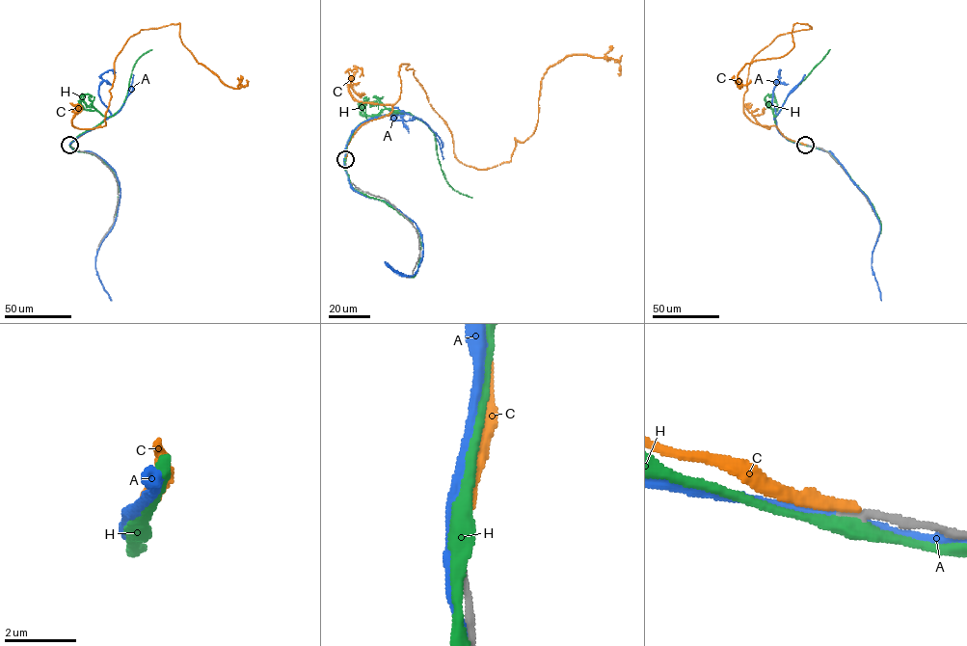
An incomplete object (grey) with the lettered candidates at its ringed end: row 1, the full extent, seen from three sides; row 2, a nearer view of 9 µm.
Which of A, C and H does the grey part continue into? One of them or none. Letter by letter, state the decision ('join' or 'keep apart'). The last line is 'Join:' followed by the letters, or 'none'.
A: keep apart
C: keep apart
H: keep apart
Join: none

